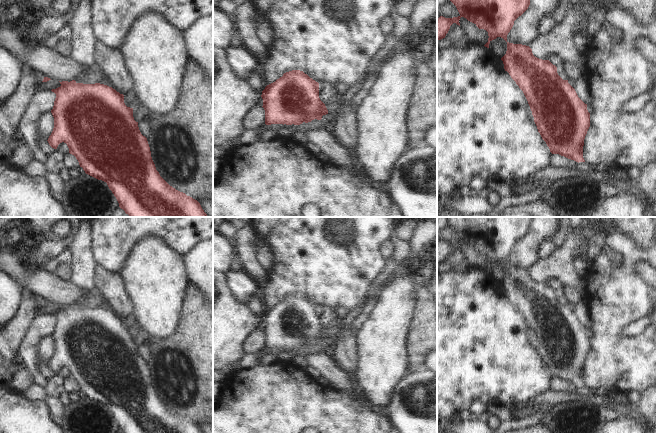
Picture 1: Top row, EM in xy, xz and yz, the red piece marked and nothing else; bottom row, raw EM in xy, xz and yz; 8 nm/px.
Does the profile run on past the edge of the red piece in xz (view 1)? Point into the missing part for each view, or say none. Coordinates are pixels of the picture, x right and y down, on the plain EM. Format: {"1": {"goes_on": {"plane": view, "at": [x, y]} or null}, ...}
{"1": {"goes_on": null}}

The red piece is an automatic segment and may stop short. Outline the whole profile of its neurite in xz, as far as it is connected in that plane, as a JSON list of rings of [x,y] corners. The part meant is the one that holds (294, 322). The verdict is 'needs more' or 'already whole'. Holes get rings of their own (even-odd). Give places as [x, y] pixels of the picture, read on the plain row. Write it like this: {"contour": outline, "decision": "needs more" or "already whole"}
{"contour": [[[300,294],[284,297],[282,301],[265,311],[261,321],[266,349],[300,349],[314,343],[321,344],[323,339],[328,338],[325,328],[319,322],[319,307]]], "decision": "already whole"}

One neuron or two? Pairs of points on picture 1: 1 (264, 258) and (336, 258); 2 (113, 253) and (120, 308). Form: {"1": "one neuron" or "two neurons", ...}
{"1": "two neurons", "2": "two neurons"}

